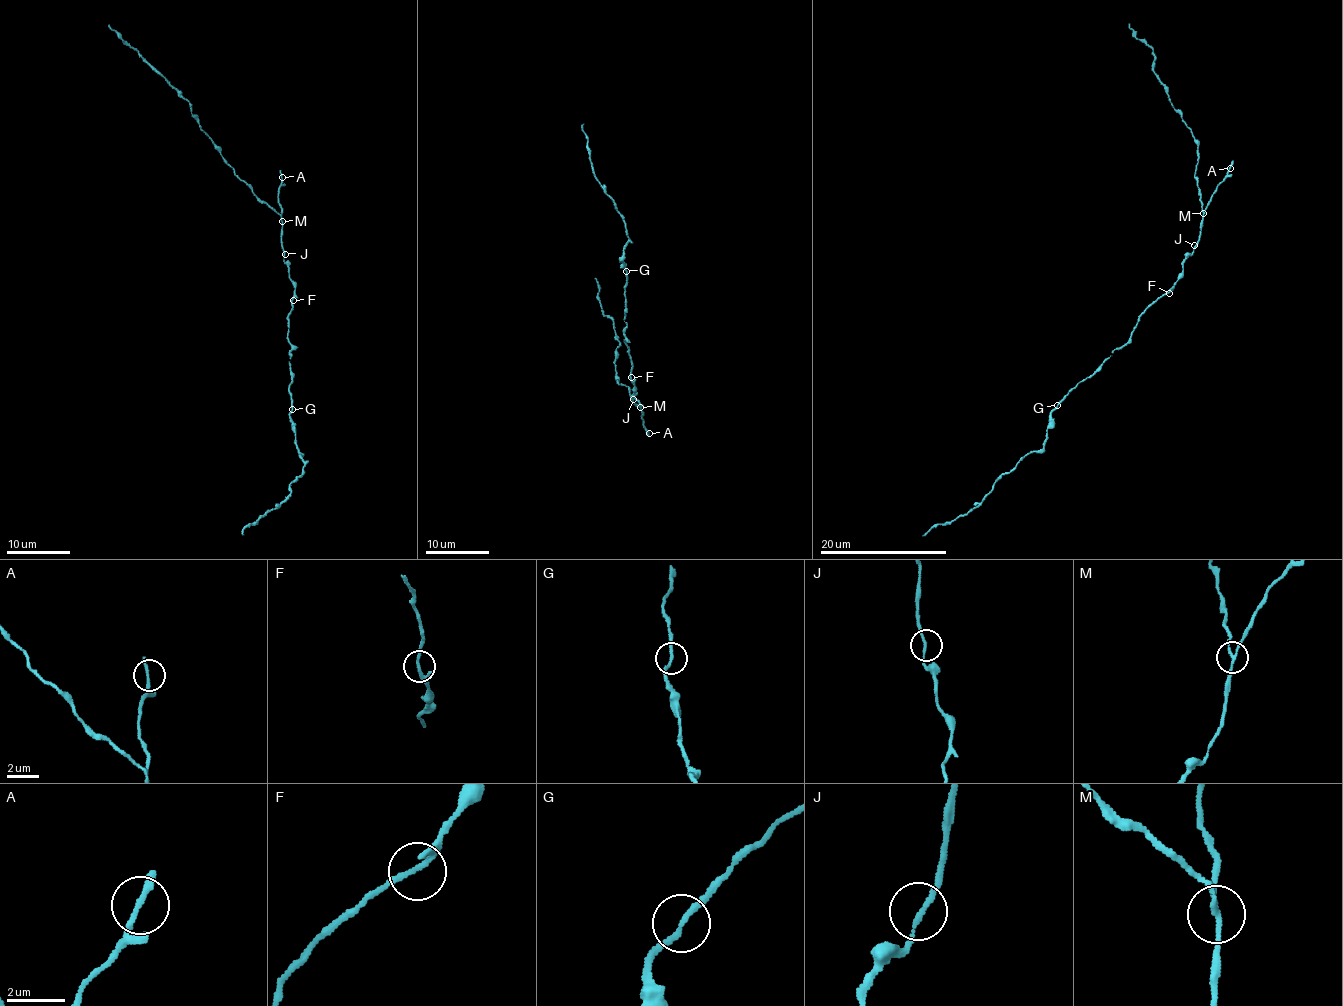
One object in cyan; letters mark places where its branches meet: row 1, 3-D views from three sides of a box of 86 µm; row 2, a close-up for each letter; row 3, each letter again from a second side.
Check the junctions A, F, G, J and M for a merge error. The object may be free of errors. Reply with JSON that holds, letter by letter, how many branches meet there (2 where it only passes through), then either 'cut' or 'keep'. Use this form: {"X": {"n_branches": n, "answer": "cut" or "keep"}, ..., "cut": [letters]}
{"A": {"n_branches": 2, "answer": "keep"}, "F": {"n_branches": 3, "answer": "keep"}, "G": {"n_branches": 2, "answer": "keep"}, "J": {"n_branches": 2, "answer": "keep"}, "M": {"n_branches": 3, "answer": "cut"}, "cut": ["M"]}

